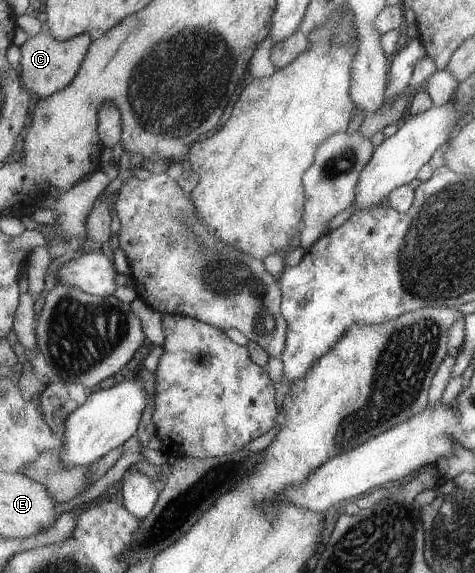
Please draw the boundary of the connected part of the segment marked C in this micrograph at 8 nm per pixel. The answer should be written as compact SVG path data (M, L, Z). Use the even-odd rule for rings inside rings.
M44 29L34 36L29 36L19 47L21 82L39 99L67 87L75 78L92 42L93 36L88 36L87 31L64 41L55 40Z

